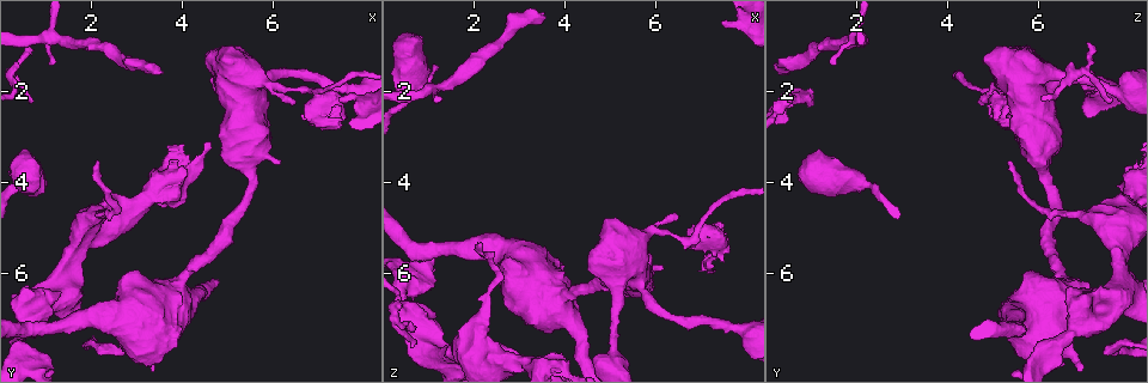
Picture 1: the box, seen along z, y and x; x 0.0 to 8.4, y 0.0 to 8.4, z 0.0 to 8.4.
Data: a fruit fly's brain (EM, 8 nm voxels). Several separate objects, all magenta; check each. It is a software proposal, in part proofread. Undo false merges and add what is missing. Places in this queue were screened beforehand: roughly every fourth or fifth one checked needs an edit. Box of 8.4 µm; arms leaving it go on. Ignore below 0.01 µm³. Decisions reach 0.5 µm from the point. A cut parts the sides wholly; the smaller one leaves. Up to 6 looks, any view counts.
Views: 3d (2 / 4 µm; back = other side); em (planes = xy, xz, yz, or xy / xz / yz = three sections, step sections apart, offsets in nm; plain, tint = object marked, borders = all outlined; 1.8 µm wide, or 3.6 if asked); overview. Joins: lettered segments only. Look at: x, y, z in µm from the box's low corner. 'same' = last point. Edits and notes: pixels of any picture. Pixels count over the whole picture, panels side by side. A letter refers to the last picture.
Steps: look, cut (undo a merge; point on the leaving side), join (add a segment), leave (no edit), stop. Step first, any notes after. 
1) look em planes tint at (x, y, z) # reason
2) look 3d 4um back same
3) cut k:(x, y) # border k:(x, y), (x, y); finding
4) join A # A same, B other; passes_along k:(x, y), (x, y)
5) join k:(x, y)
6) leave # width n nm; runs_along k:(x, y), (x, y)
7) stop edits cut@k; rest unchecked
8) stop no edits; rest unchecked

look 3d 2um at (1.20, 0.80, 1.90) # side arm on a straight run

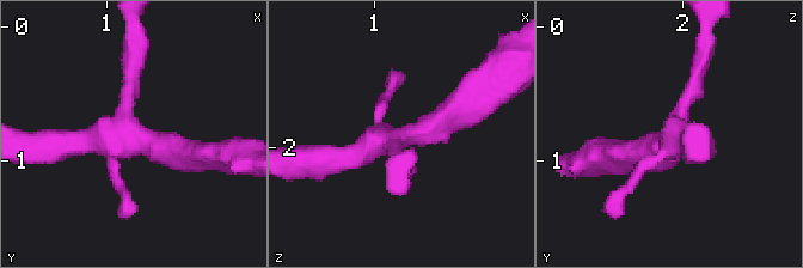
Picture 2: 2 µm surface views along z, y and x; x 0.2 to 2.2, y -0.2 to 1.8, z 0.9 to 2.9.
look em yz step 8 borders at (1.22, 0.84, 1.90)

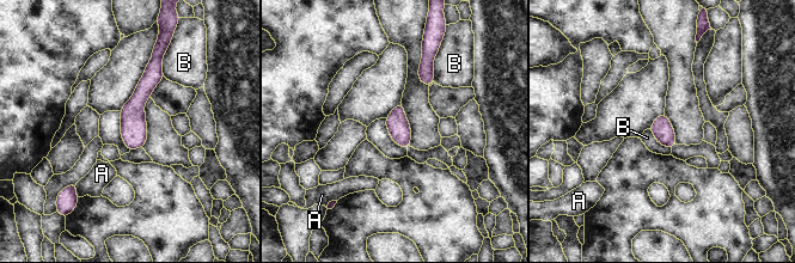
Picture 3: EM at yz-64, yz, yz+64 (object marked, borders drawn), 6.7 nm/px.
leave # A other, B other; runs_along 3:(153, 63), (133, 111), (130, 146); continuous, no second neuron

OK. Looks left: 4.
look 3d 4um back at (2.15, 3.60, 5.35) # branch stops here

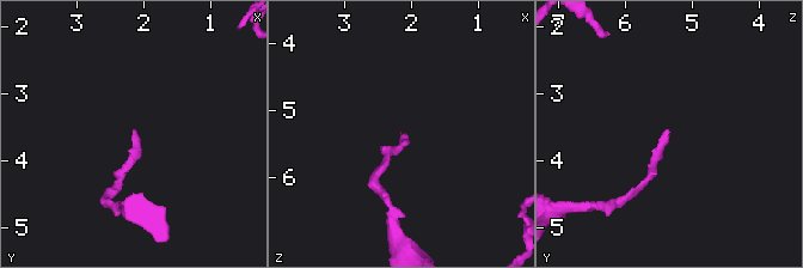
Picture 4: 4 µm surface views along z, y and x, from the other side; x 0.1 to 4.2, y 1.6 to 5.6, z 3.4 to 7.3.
look em planes borders at (2.15, 3.55, 5.35)

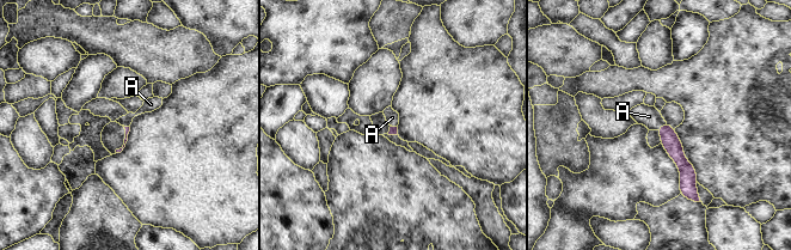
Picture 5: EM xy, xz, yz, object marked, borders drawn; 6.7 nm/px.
join A # A same; passes_along 5:(670, 141), (662, 126), (649, 116); it goes on there

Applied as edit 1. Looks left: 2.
look overview # see it whole again

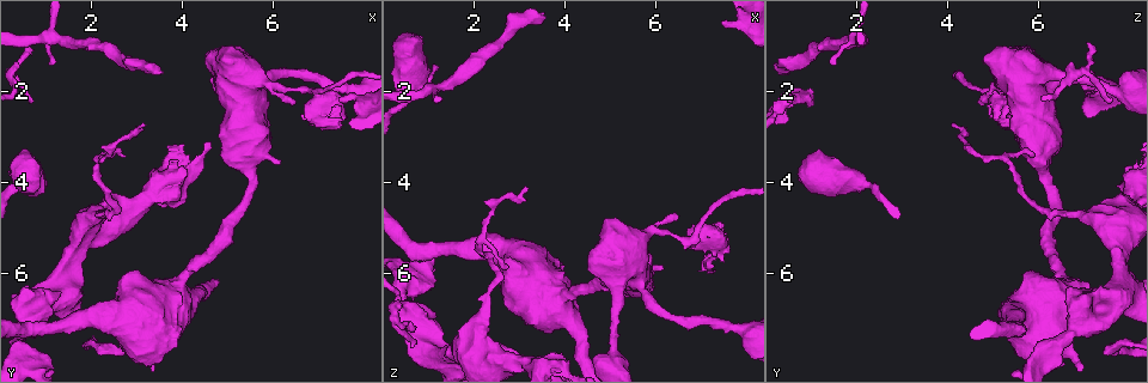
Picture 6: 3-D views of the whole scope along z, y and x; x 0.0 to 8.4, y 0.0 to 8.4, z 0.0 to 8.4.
look em 3.6um planes borders at (3.15, 2.80, 4.10) # an open end

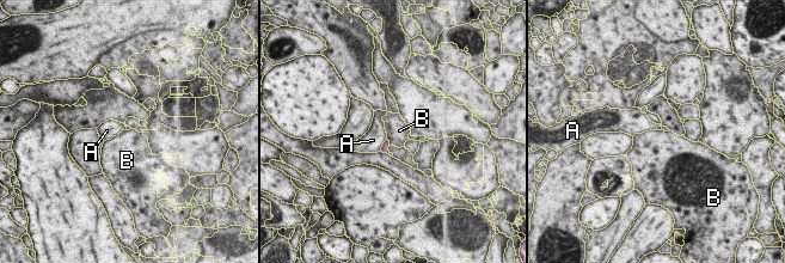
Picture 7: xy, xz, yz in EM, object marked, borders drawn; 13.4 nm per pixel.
leave # A other, B other; border 7:(661, 129), (669, 132); no lettered segment goes on from it

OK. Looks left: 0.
stop edits join@5; rest unchecked

